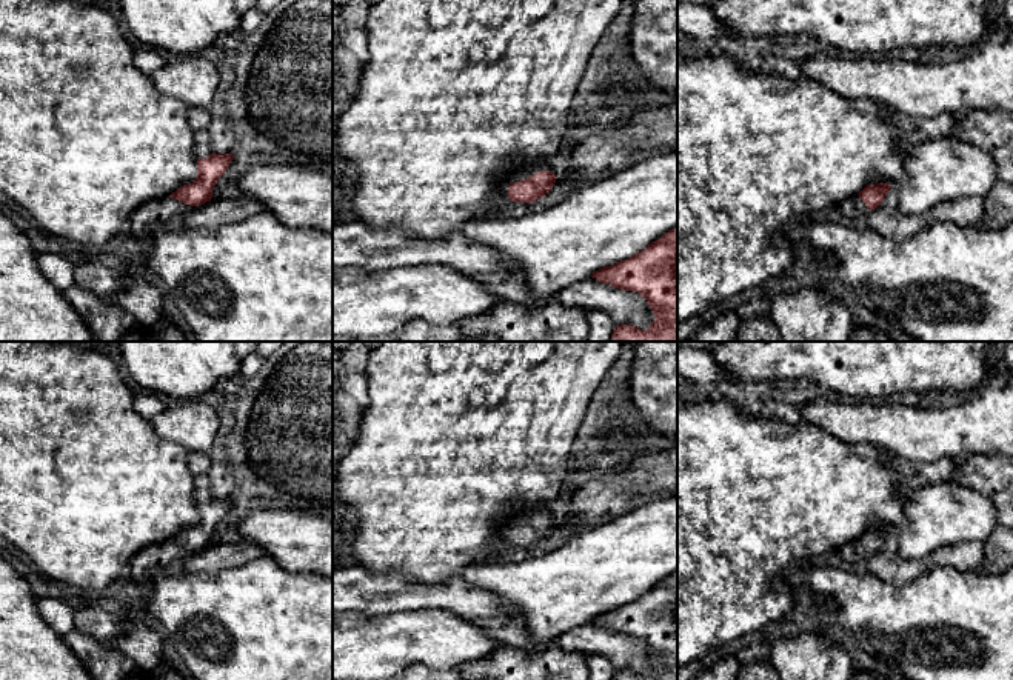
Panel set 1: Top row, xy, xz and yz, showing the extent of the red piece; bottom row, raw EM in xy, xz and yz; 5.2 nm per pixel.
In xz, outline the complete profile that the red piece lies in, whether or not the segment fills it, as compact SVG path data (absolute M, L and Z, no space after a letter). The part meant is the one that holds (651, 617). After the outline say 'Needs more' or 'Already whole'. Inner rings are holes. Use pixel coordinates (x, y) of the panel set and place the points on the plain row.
M677 572L630 603L593 617L591 622L640 638L656 662L648 674L620 669L613 680L677 680Z. Already whole

